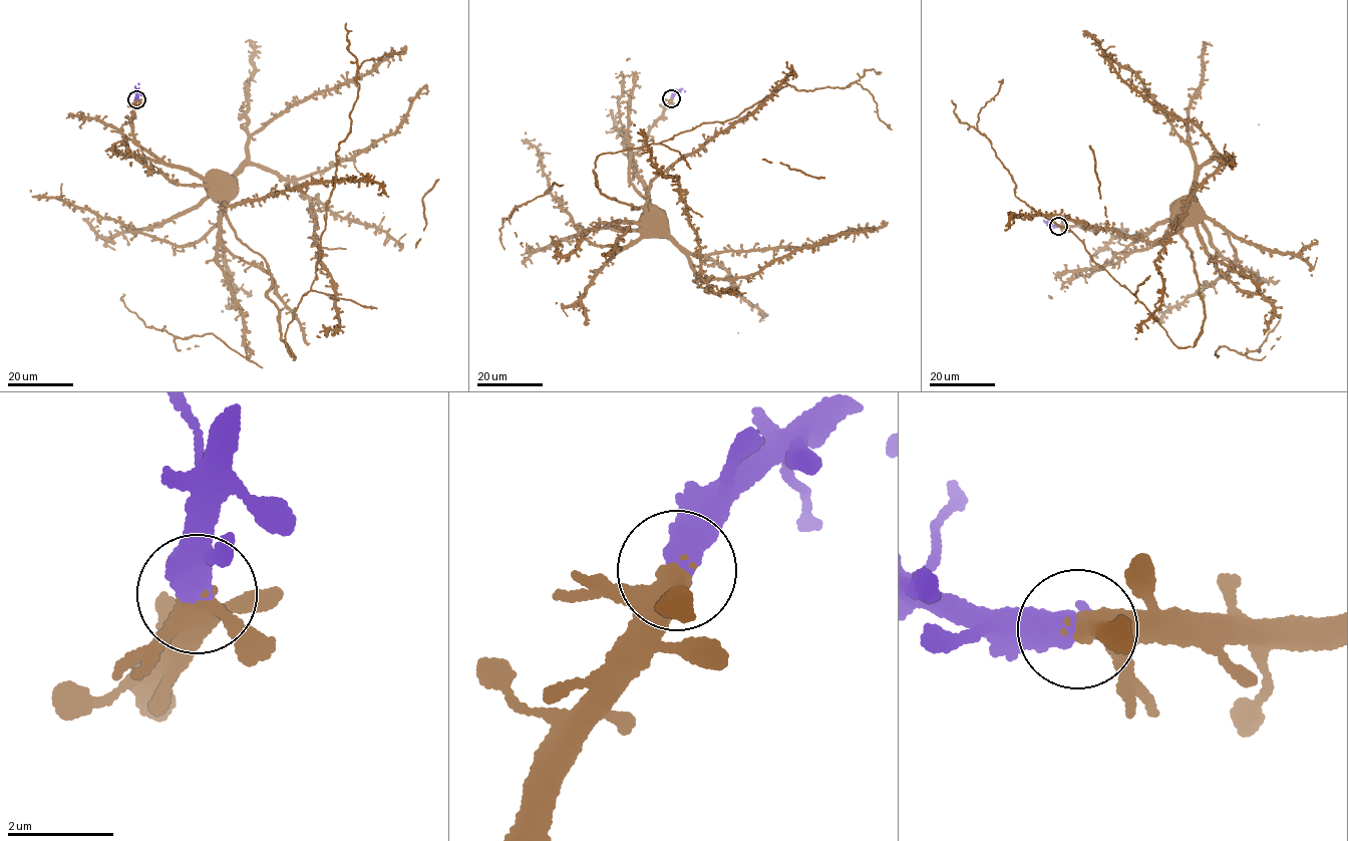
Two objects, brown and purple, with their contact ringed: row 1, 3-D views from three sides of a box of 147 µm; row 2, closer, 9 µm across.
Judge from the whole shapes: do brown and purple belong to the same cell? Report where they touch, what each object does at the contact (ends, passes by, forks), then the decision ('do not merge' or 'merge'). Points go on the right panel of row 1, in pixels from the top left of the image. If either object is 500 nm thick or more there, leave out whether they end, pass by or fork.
(1058, 226) | merge

